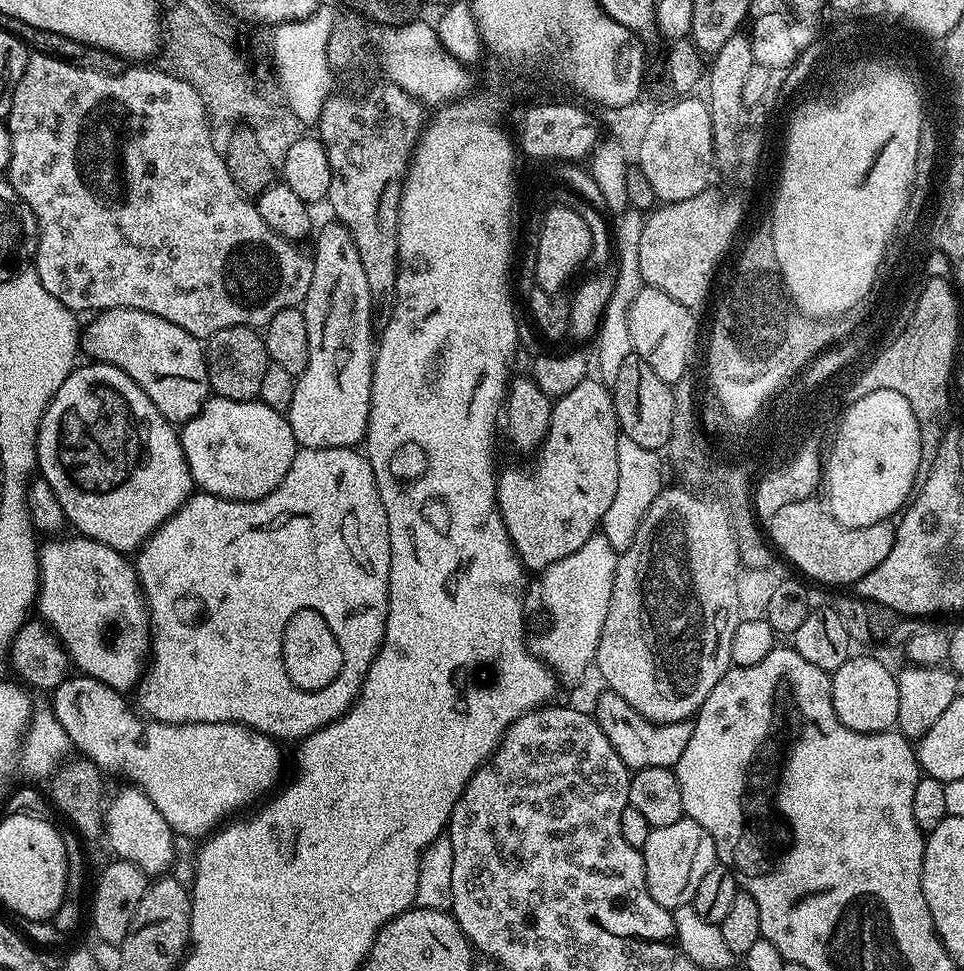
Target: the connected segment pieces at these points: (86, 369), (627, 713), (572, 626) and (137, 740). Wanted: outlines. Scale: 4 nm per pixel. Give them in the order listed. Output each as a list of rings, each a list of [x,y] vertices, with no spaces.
[[[84,363],[73,368],[66,382],[58,386],[58,394],[54,394],[40,419],[40,429],[34,438],[38,472],[50,482],[50,490],[62,506],[65,521],[71,527],[73,524],[79,535],[132,554],[193,495],[192,475],[177,429],[146,398],[143,390],[112,364]]]
[[[604,690],[604,693],[597,698],[594,719],[596,725],[602,730],[602,734],[606,734],[606,738],[610,738],[610,746],[614,746],[618,758],[622,758],[622,762],[630,770],[650,766],[675,769],[678,758],[682,758],[682,750],[686,750],[686,742],[690,742],[692,733],[692,720],[679,720],[673,724],[656,724],[653,720],[648,720],[642,714],[638,714],[638,710],[634,710],[634,706],[627,704],[617,692],[611,690]]]
[[[594,534],[581,548],[543,569],[540,592],[552,625],[537,638],[534,652],[561,681],[576,680],[593,667],[602,626],[610,610],[617,559],[618,553],[604,535]]]
[[[83,674],[69,675],[68,679],[56,687],[51,696],[53,698],[50,706],[56,713],[60,725],[66,730],[71,747],[75,751],[77,748],[80,751],[77,753],[81,757],[93,760],[101,773],[109,777],[128,775],[132,779],[129,781],[141,792],[145,792],[150,802],[154,802],[158,814],[166,818],[166,822],[177,837],[207,837],[216,832],[229,818],[240,814],[235,812],[242,811],[247,804],[260,799],[263,801],[281,783],[281,745],[273,737],[248,728],[244,724],[234,722],[167,724],[161,720],[145,718],[135,707],[132,709],[124,701],[127,699],[121,693],[98,682],[94,677]]]

